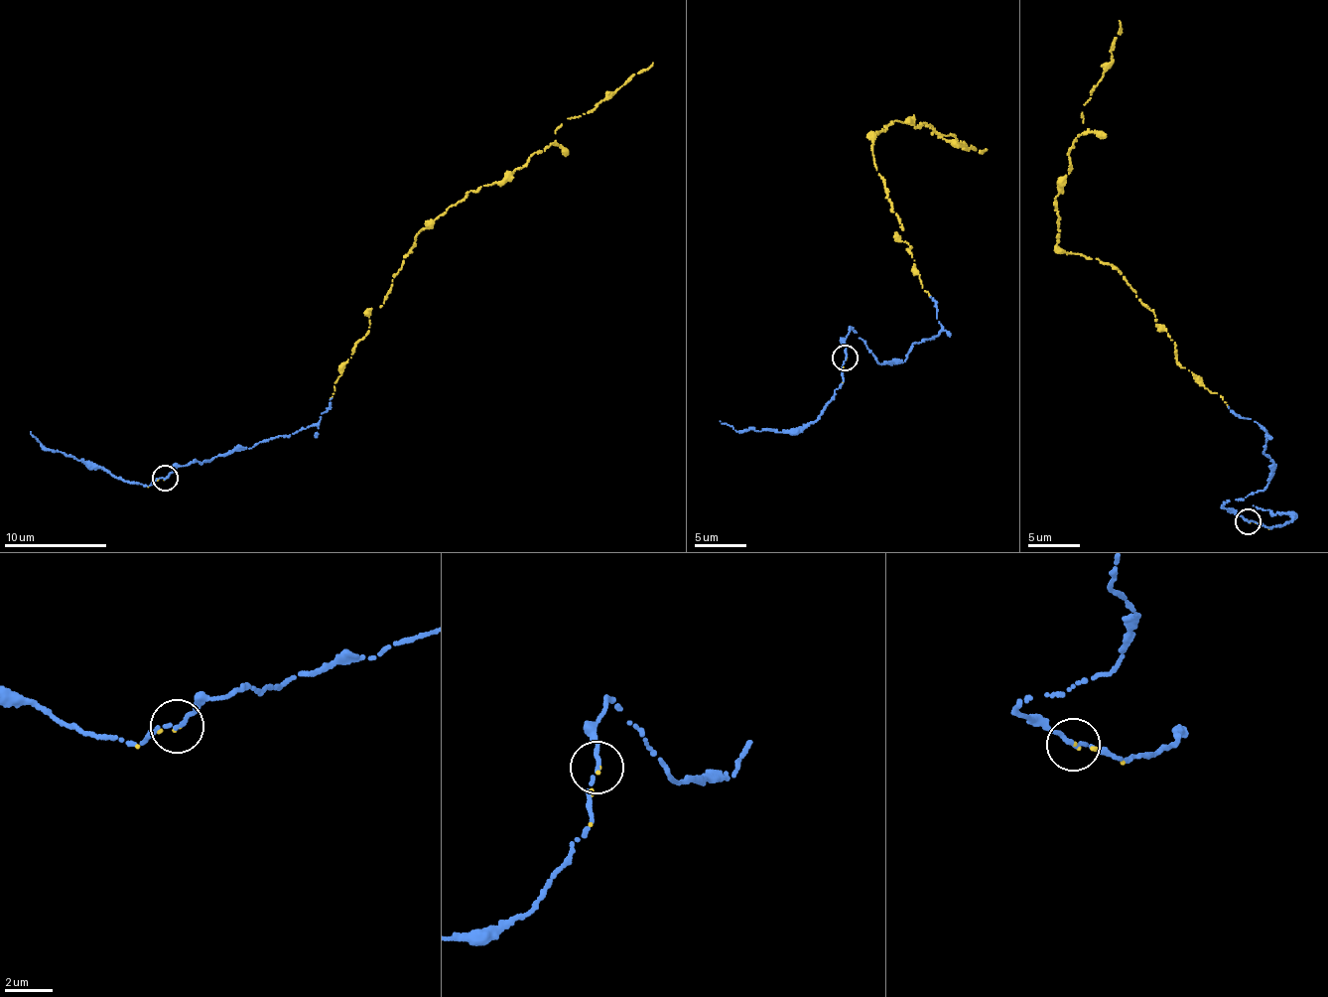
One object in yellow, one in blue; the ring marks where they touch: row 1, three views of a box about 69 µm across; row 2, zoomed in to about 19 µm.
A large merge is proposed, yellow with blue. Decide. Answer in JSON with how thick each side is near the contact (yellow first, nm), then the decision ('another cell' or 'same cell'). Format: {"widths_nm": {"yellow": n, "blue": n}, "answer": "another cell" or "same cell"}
{"widths_nm": {"yellow": 70, "blue": 160}, "answer": "same cell"}

